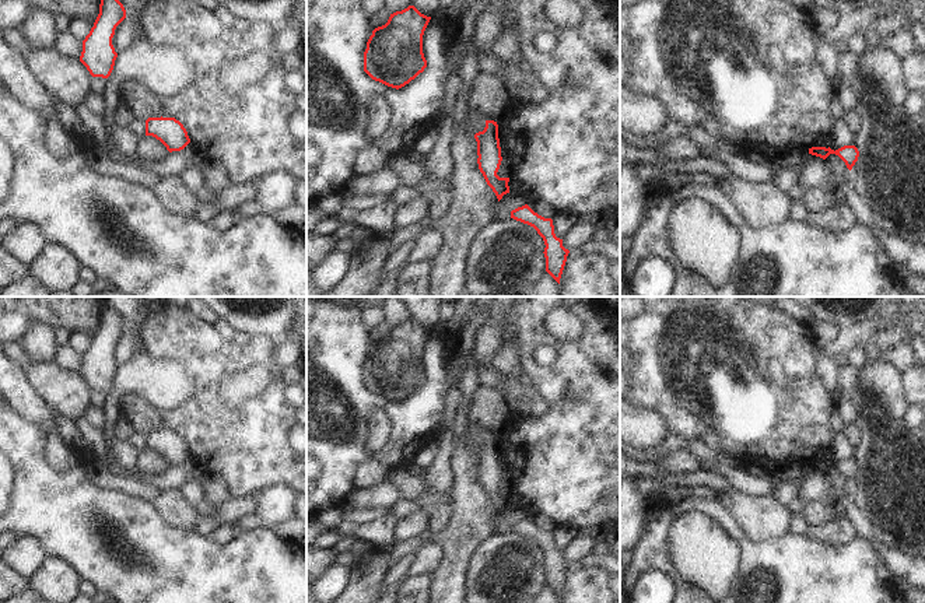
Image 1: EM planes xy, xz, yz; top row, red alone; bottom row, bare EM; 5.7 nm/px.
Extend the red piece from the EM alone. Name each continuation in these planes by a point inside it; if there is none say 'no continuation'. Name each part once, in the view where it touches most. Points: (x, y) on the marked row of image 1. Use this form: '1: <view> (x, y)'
no continuation

